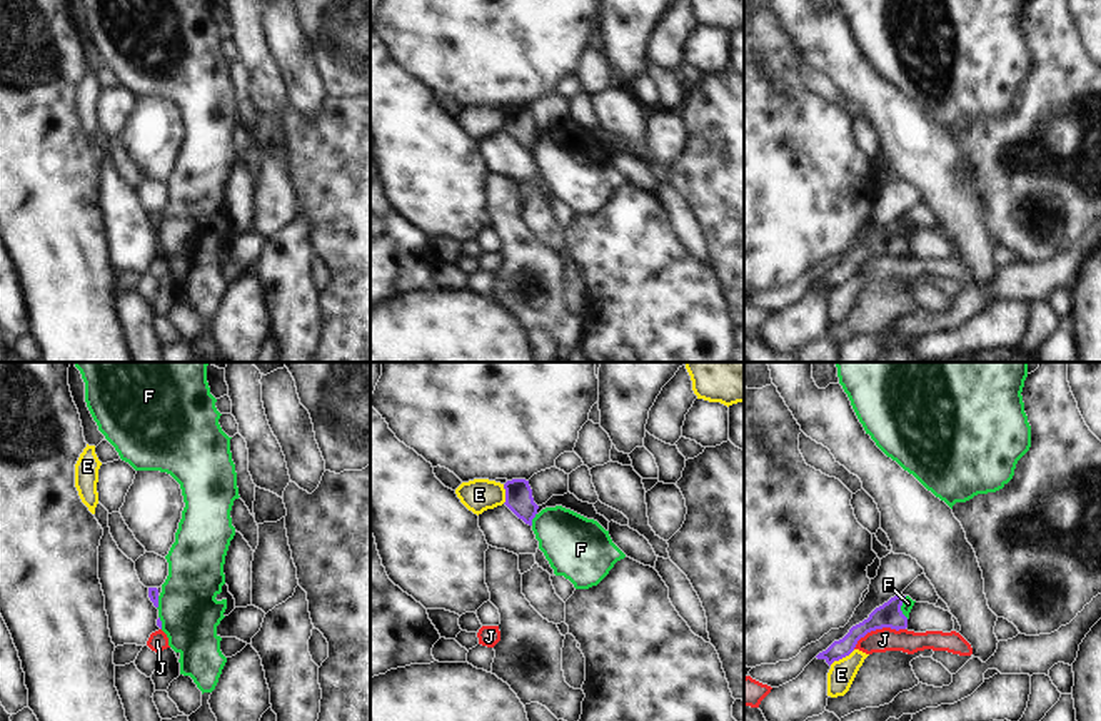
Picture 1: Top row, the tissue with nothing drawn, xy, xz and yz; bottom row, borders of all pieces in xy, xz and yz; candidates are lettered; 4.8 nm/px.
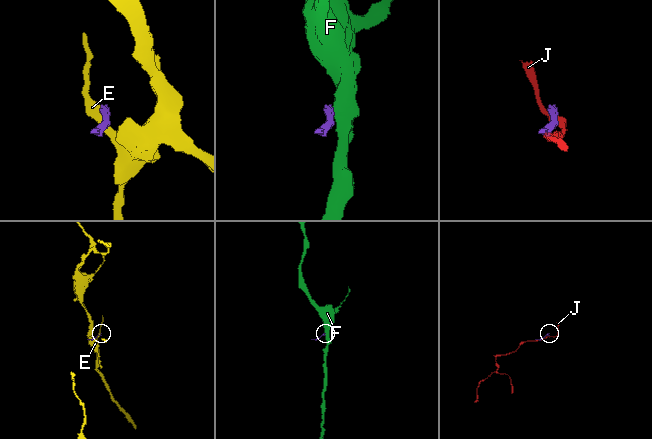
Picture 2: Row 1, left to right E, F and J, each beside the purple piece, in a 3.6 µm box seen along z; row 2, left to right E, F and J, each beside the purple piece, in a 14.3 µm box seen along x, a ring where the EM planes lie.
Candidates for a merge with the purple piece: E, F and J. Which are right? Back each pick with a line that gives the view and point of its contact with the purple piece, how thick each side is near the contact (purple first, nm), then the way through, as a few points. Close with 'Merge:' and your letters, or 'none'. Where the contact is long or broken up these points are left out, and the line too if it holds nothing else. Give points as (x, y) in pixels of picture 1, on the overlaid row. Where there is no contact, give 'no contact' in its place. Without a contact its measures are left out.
Merge: none

